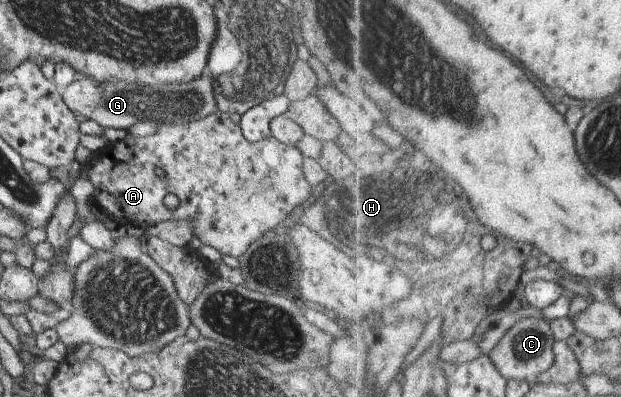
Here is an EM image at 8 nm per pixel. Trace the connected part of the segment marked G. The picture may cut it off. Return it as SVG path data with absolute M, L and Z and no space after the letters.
M207 72L186 83L152 87L117 79L105 84L87 78L67 85L61 98L72 113L94 120L103 130L112 127L124 129L126 133L130 125L139 121L154 120L157 125L182 125L202 119L216 109L211 79Z

